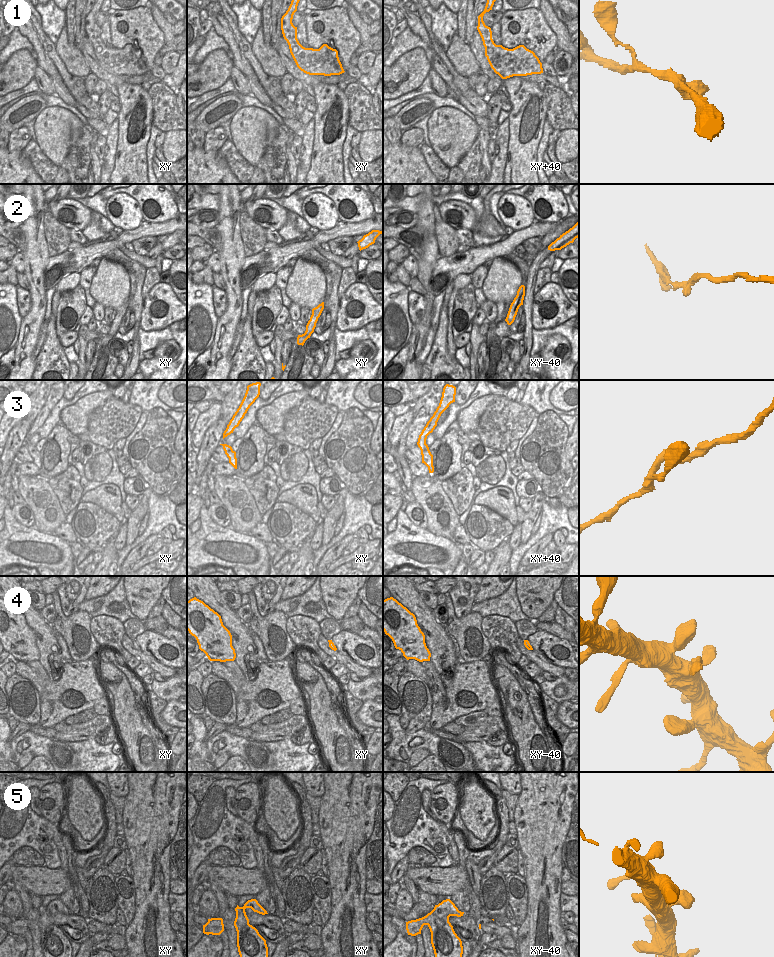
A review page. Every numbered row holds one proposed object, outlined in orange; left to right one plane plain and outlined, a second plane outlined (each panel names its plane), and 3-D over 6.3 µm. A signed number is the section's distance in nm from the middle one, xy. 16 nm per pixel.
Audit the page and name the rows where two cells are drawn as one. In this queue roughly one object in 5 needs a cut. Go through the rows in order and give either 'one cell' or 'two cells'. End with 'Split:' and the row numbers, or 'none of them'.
1: one cell
2: one cell
3: one cell
4: one cell
5: two cells
Split: 5

